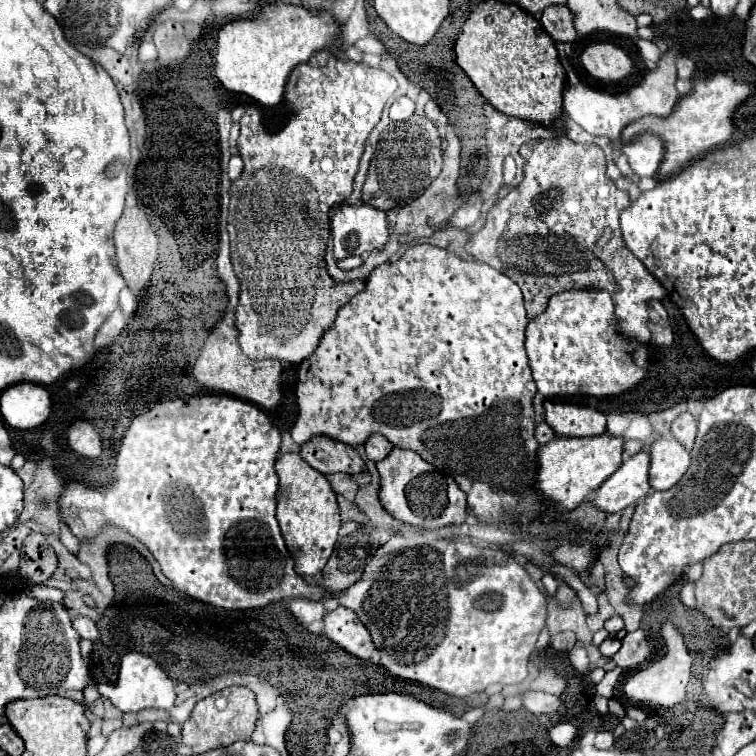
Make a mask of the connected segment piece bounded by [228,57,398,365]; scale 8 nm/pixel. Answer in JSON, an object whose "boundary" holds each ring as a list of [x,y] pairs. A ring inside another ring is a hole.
{"boundary":[[[330,57],[324,67],[298,65],[292,71],[286,83],[286,113],[282,121],[272,125],[266,113],[254,107],[248,107],[240,119],[238,149],[244,161],[244,171],[230,187],[232,199],[228,233],[232,265],[236,277],[240,279],[240,303],[236,307],[236,327],[240,331],[238,339],[242,351],[250,355],[250,359],[280,359],[300,365],[314,353],[322,335],[334,325],[338,309],[344,307],[356,293],[366,289],[360,279],[334,283],[326,271],[324,251],[330,239],[328,211],[352,193],[352,181],[366,137],[380,121],[380,113],[396,87],[396,79],[378,67],[354,61],[342,63],[336,57]]]}

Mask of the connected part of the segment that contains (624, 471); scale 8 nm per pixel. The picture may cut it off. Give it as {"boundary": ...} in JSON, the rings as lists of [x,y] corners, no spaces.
{"boundary":[[[640,451],[634,457],[626,459],[620,469],[608,477],[602,487],[592,493],[590,501],[606,513],[622,511],[628,505],[636,505],[652,489],[648,483],[648,471],[650,455],[648,451]]]}

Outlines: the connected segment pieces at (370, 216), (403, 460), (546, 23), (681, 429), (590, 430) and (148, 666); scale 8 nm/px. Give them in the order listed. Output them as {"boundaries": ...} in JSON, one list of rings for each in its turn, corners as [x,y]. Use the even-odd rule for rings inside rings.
{"boundaries":[[[[340,205],[332,213],[334,257],[364,255],[380,249],[388,239],[386,213],[370,205]]],[[[394,447],[390,455],[376,463],[380,473],[380,505],[398,521],[422,527],[442,529],[460,527],[466,519],[466,495],[458,489],[456,481],[436,471],[430,463],[420,459],[418,453]]],[[[552,5],[546,7],[542,13],[542,27],[554,41],[574,41],[576,31],[572,25],[572,15],[566,5]]],[[[682,413],[674,423],[672,423],[672,435],[686,447],[690,449],[696,439],[696,419],[690,413]]],[[[544,401],[544,409],[546,423],[556,431],[556,435],[592,437],[606,431],[606,417],[592,407]]],[[[126,653],[122,657],[120,673],[116,683],[110,685],[98,685],[98,691],[104,699],[108,699],[114,707],[118,707],[124,713],[136,713],[146,707],[156,707],[156,709],[170,709],[174,707],[176,701],[176,683],[162,671],[156,659],[142,655],[142,653]]]]}

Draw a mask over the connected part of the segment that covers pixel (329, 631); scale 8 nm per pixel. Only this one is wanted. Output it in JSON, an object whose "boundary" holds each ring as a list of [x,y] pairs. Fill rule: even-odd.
{"boundary":[[[338,607],[324,617],[324,635],[340,645],[344,651],[360,657],[370,659],[374,653],[374,643],[358,615],[346,607]]]}

